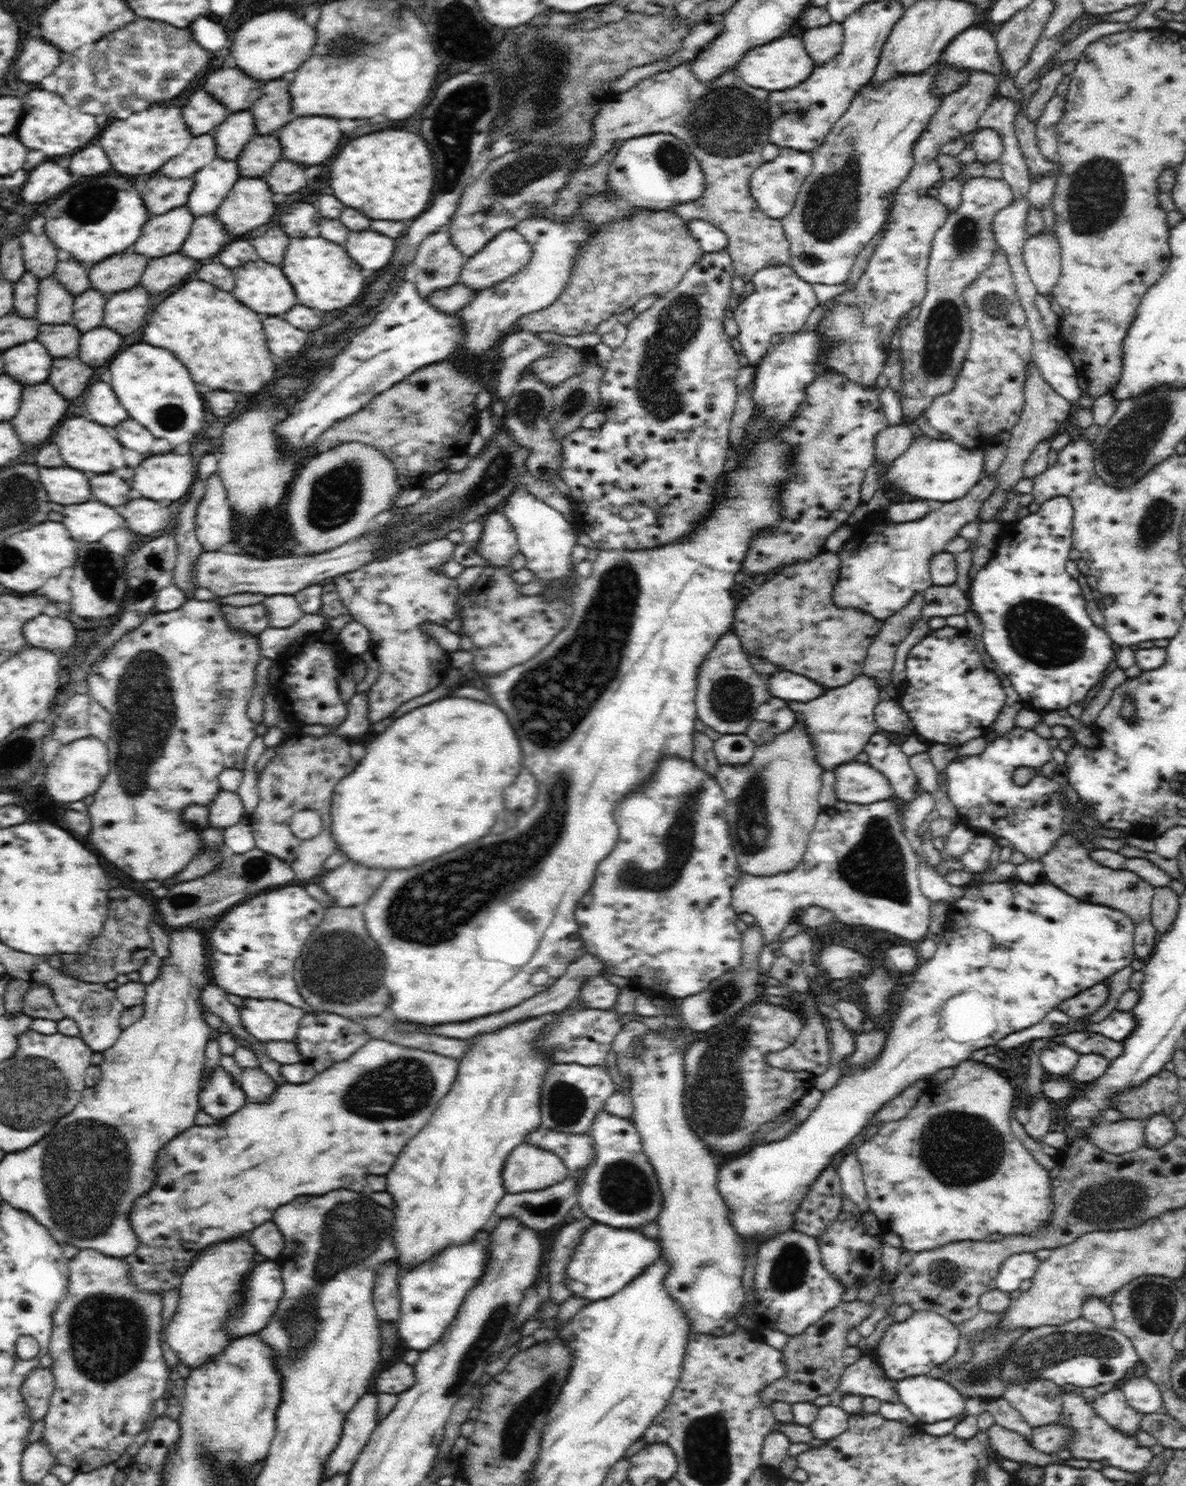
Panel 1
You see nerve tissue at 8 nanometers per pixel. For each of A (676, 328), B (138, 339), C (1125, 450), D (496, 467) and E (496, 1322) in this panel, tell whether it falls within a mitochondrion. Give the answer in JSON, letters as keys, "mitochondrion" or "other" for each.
{"A":"mitochondrion","B":"other","C":"mitochondrion","D":"mitochondrion","E":"mitochondrion"}

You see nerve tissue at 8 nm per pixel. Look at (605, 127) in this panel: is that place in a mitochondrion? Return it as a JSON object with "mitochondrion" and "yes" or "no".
{"mitochondrion":"no"}

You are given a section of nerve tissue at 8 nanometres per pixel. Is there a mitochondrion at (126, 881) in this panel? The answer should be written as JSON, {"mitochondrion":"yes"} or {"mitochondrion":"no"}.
{"mitochondrion":"no"}

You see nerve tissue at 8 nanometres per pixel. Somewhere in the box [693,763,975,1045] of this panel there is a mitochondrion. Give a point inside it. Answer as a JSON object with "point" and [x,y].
{"point":[874,865]}

